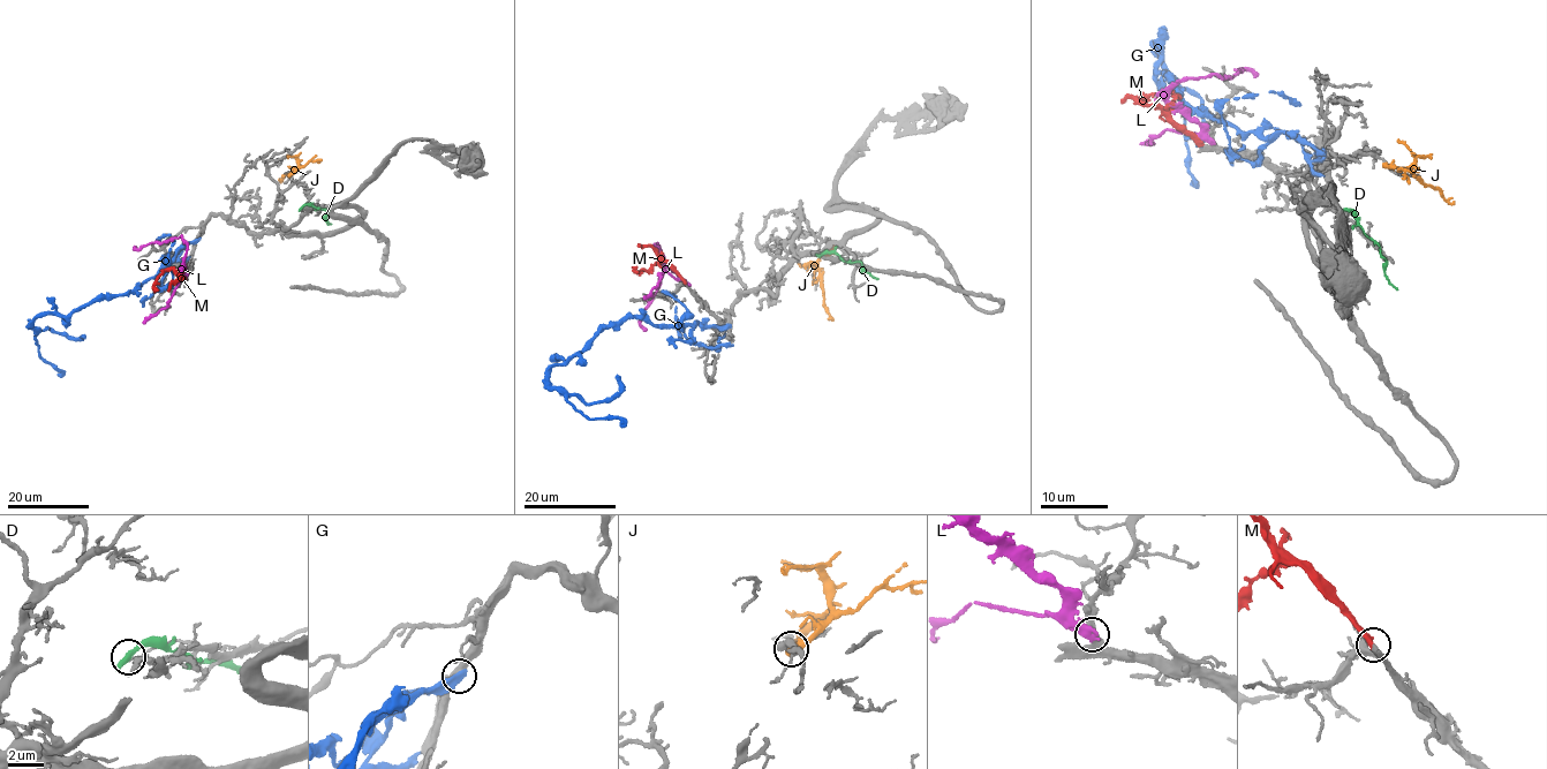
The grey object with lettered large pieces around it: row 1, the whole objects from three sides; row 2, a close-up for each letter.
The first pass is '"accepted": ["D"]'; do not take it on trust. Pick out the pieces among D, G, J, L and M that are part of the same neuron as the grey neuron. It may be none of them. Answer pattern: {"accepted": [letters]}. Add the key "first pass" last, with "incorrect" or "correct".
{"accepted": ["M"], "first pass": "incorrect"}

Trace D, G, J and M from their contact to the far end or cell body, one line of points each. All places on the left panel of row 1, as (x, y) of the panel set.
D: (302, 208), (310, 204), (315, 209), (323, 209), (325, 221), (331, 223)
G: (198, 239), (178, 248), (168, 265), (135, 291), (67, 316), (52, 311), (34, 321), (38, 355), (60, 376)
J: (289, 175), (299, 166), (280, 179)
M: (185, 281), (186, 278), (172, 269), (164, 270), (156, 278), (155, 287), (158, 289)

